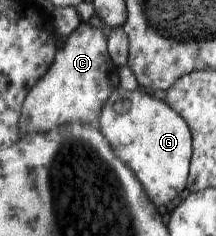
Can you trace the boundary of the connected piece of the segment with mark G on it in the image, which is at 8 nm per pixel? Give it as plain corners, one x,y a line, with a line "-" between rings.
121,86
109,96
100,123
101,129
109,133
109,145
117,149
121,161
137,175
151,200
158,206
168,207
187,187
189,179
193,137
184,117
168,103
149,95
149,91
129,91

